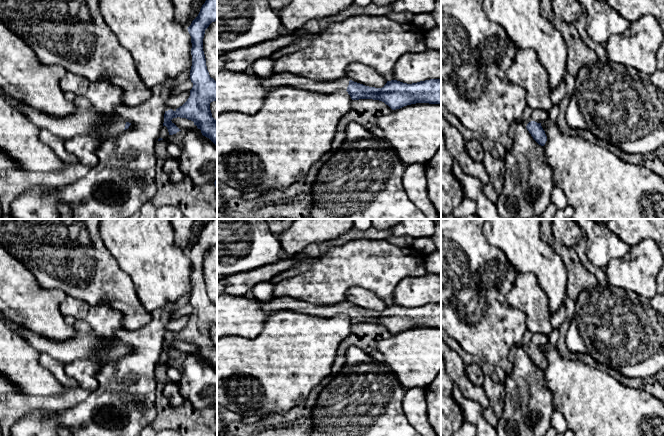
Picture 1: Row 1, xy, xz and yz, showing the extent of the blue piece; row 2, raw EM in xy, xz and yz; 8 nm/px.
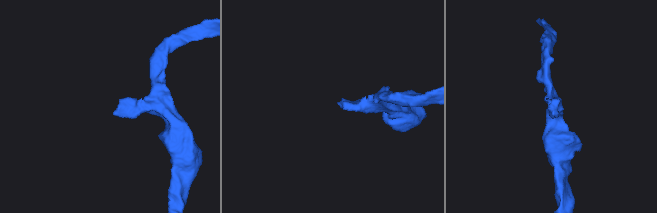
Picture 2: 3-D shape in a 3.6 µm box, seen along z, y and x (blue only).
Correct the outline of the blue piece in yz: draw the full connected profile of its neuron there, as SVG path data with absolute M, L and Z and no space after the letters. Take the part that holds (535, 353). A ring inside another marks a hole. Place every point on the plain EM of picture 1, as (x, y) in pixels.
M533 333L530 342L526 345L525 350L533 363L541 370L547 365L547 360L541 347L549 340L549 336L541 333Z

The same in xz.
M284 296L274 297L270 301L257 300L257 302L268 313L290 310L321 318L331 318L343 314L348 316L352 324L379 324L392 334L416 327L441 328L441 303L430 303L412 308L391 304L387 305L382 312L375 312L354 306L346 301L322 306Z

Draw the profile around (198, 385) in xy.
M185 358L178 382L180 394L194 409L214 407L217 403L217 370L207 361Z

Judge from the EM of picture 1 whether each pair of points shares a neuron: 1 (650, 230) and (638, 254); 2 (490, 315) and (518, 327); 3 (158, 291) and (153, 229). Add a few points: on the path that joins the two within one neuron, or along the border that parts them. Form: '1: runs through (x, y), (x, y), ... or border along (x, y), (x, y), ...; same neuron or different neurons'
1: border along (654, 240), (642, 239), (631, 246); different neurons
2: runs through (497, 322), (502, 327), (511, 327); same neuron
3: runs through (158, 276), (158, 268), (153, 262), (153, 244); same neuron

